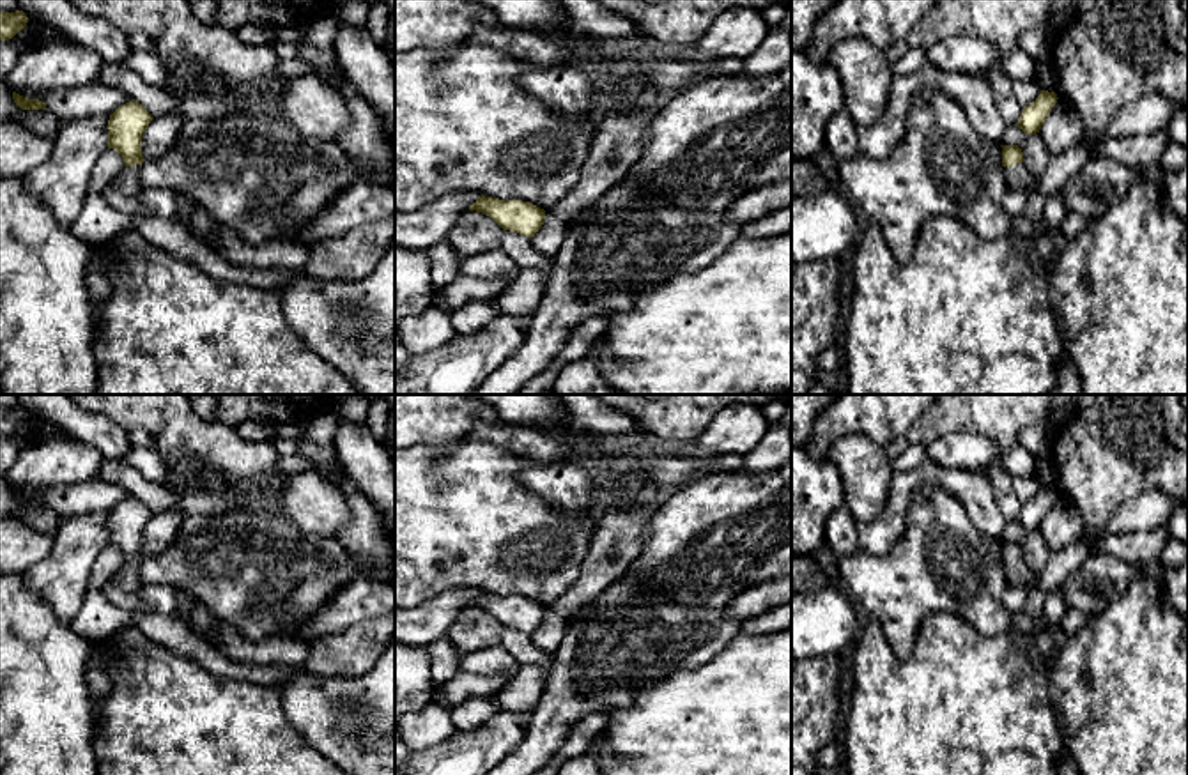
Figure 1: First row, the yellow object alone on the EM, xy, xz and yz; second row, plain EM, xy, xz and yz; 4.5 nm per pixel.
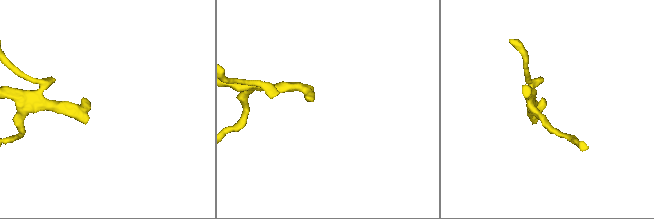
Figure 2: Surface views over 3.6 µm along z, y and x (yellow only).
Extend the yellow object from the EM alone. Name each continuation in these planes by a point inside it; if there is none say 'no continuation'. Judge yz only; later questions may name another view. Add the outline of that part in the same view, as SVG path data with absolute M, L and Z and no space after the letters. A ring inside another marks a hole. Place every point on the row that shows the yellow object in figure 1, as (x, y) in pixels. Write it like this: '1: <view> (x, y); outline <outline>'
1: yz (1017, 176); outline M1016 163L1013 166L1004 166L1004 177L1009 188L1025 188L1030 180L1030 172L1025 163Z

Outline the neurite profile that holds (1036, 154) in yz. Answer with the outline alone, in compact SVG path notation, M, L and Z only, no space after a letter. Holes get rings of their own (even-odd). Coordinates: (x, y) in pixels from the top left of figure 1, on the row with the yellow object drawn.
M1007 124L1004 136L999 142L1000 145L1018 145L1023 152L1023 163L1030 172L1030 179L1039 182L1050 159L1052 152L1045 145L1039 133L1025 134L1016 124Z

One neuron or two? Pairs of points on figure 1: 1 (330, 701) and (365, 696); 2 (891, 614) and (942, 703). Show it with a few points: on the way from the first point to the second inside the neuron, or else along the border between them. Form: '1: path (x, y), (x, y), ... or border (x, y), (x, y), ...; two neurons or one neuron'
1: path (339, 701), (356, 701); one neuron
2: border (933, 614), (923, 620), (914, 650), (898, 659); two neurons

